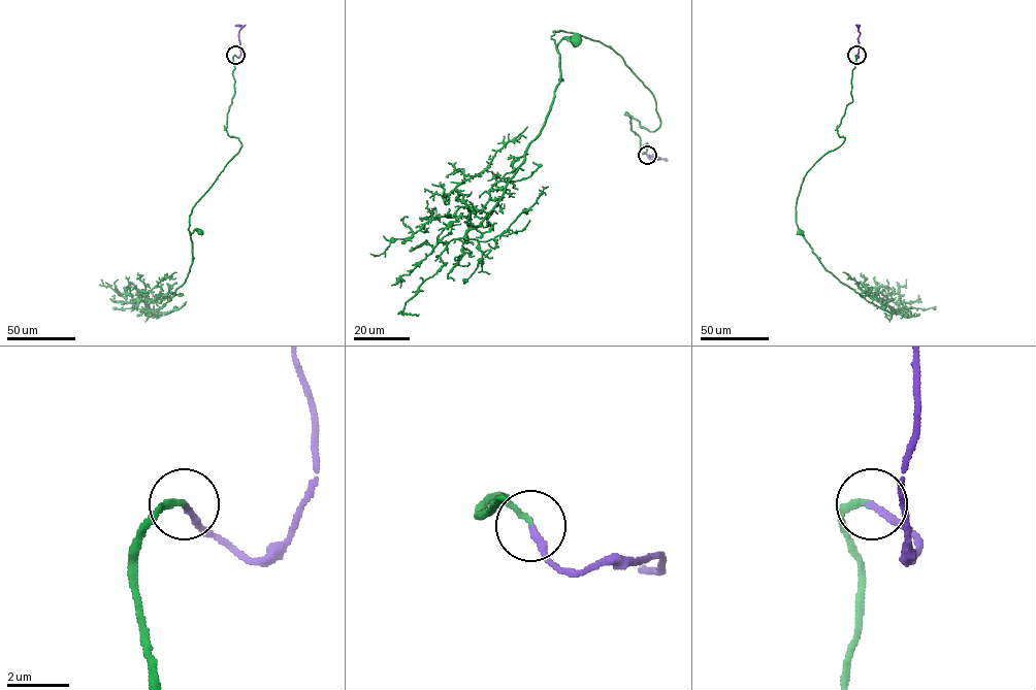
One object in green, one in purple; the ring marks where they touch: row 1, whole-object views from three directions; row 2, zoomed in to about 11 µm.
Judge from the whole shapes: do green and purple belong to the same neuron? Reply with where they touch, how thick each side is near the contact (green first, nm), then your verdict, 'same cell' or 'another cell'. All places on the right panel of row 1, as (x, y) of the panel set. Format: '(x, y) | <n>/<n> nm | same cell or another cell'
(856, 55) | 170/200 nm | same cell

